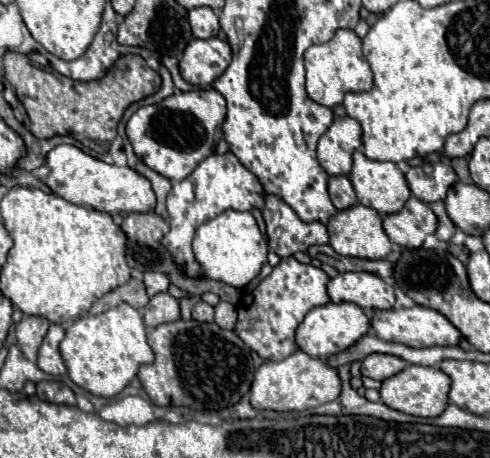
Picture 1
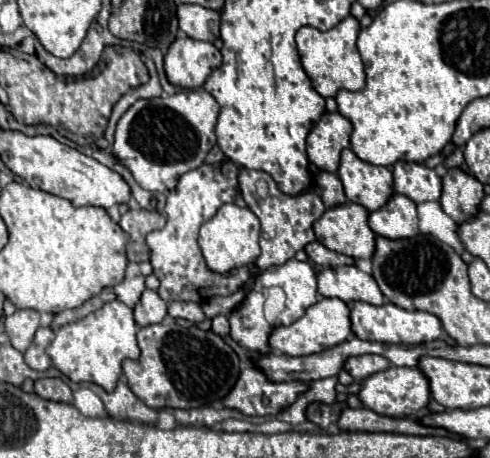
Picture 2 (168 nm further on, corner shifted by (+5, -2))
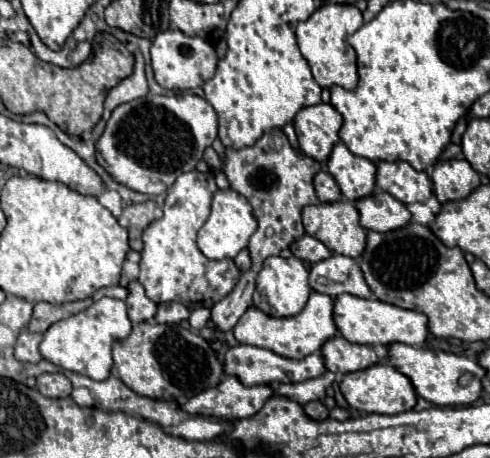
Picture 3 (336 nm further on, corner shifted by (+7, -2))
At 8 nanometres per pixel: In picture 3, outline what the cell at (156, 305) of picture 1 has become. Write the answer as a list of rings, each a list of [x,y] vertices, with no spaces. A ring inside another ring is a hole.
[[[130,281],[126,285],[128,289],[128,297],[126,297],[126,305],[128,305],[128,317],[132,323],[140,323],[140,321],[154,321],[156,315],[156,303],[150,301],[144,293],[144,287],[138,281]]]

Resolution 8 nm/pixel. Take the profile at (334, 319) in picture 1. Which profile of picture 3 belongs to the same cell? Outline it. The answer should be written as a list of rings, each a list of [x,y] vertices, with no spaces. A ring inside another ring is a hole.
[[[312,291],[306,307],[298,315],[292,315],[292,317],[272,317],[272,315],[266,315],[264,311],[260,311],[258,307],[250,305],[248,311],[238,319],[238,323],[234,327],[234,337],[238,343],[264,347],[264,349],[270,349],[276,355],[282,355],[288,359],[304,359],[306,355],[320,351],[324,341],[328,341],[330,337],[336,335],[338,329],[332,319],[332,307],[334,307],[332,297],[318,293],[318,291]]]

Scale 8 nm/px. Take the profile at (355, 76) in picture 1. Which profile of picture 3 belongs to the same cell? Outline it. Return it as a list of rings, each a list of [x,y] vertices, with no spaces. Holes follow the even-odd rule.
[[[334,3],[318,7],[306,21],[302,21],[296,29],[298,47],[302,57],[308,61],[312,69],[312,77],[320,87],[340,85],[344,89],[354,89],[358,83],[356,73],[356,53],[348,43],[348,37],[362,27],[362,11],[352,3]]]

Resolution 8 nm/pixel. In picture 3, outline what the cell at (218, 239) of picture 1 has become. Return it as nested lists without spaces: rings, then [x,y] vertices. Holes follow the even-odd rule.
[[[218,189],[212,197],[212,211],[204,227],[198,231],[198,247],[210,259],[234,259],[240,249],[248,245],[248,239],[256,231],[258,223],[252,215],[252,207],[244,195],[236,193],[234,189]]]

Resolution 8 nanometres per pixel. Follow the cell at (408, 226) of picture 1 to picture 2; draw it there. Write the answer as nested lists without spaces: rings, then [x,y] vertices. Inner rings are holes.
[[[394,193],[382,209],[370,213],[368,223],[376,235],[386,239],[408,239],[410,235],[418,235],[416,203],[406,195]]]

